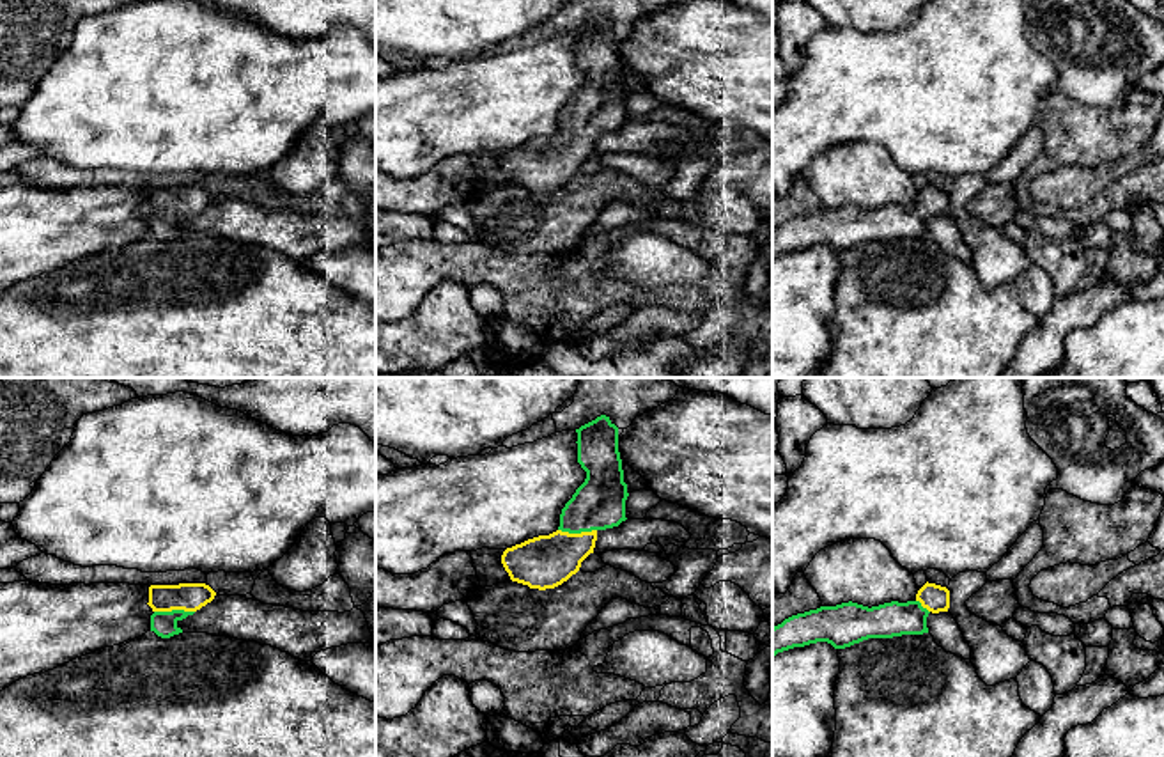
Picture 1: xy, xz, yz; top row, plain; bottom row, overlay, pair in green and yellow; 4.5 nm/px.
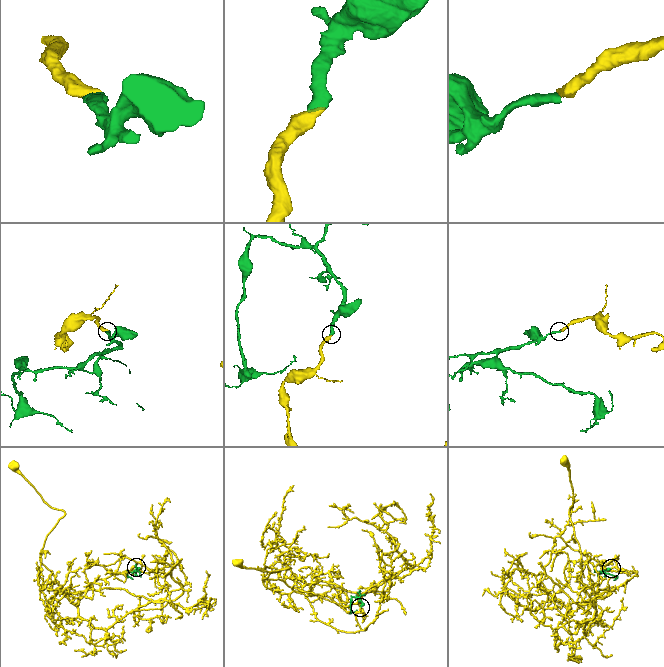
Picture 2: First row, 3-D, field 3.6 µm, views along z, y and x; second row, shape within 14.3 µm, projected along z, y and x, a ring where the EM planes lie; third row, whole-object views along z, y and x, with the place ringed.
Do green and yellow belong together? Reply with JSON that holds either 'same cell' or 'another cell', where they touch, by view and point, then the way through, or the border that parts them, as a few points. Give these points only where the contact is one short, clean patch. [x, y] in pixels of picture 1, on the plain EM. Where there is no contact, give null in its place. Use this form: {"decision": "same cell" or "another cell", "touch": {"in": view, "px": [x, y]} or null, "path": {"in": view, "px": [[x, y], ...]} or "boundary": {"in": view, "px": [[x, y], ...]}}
{"decision": "same cell", "touch": {"in": "xy", "px": [174, 213]}, "path": {"in": "xy", "px": [[163, 227], [174, 213], [185, 199]]}}

